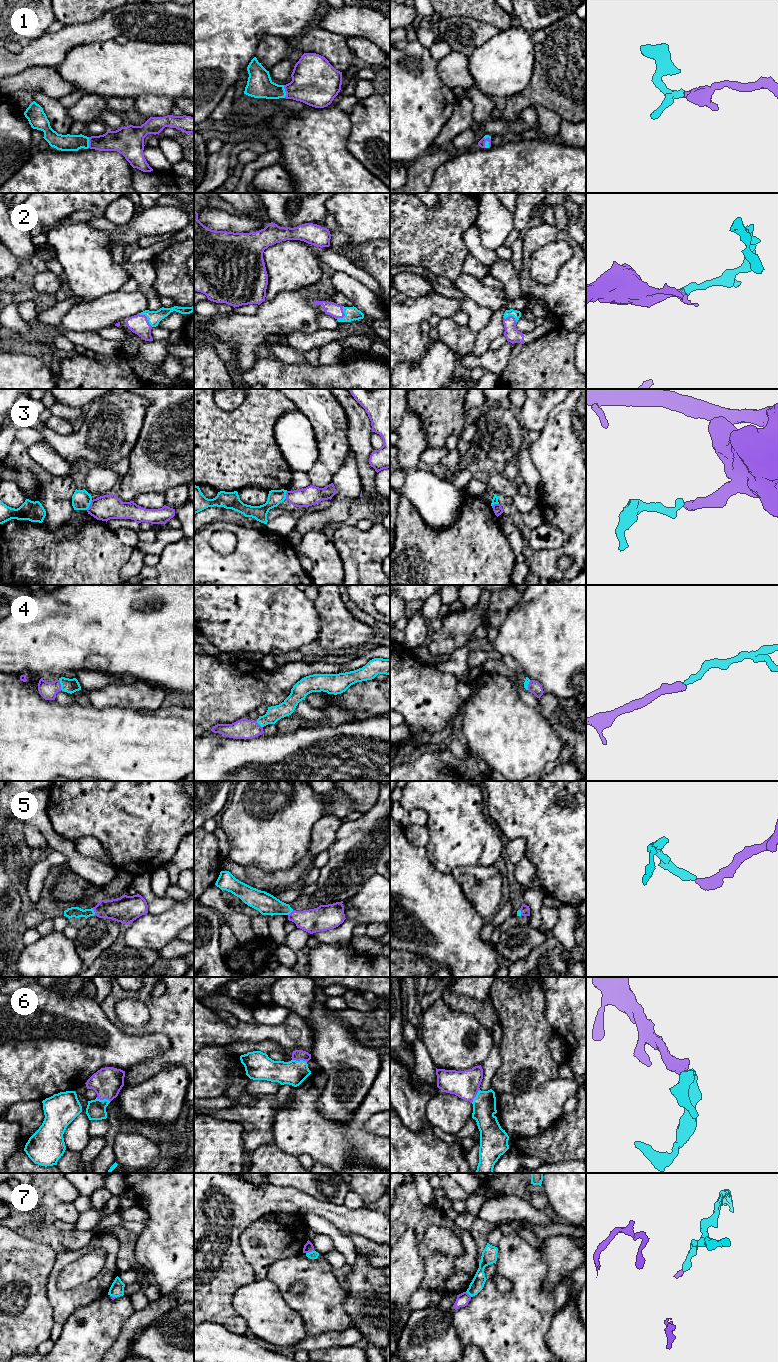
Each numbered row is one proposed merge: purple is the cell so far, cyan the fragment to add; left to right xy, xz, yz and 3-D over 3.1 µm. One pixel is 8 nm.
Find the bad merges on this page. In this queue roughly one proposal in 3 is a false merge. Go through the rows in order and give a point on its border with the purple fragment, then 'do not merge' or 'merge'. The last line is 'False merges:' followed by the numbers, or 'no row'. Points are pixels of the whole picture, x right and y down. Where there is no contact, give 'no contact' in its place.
1: xz (285, 91) | merge
2: xy (146, 318) | merge
3: xy (90, 505) | do not merge
4: xy (60, 685) | merge
5: xy (94, 911) | merge
6: xz (299, 1060) | merge
7: xz (310, 1251) | do not merge
False merges: 3, 7

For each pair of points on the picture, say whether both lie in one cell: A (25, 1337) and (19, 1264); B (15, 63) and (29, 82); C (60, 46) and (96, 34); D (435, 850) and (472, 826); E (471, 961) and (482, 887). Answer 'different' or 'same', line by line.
A: same
B: different
C: same
D: same
E: different

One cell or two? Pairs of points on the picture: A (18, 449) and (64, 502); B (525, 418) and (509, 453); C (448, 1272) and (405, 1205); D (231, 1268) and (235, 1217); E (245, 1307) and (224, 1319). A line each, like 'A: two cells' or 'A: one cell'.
A: one cell
B: two cells
C: one cell
D: one cell
E: two cells

